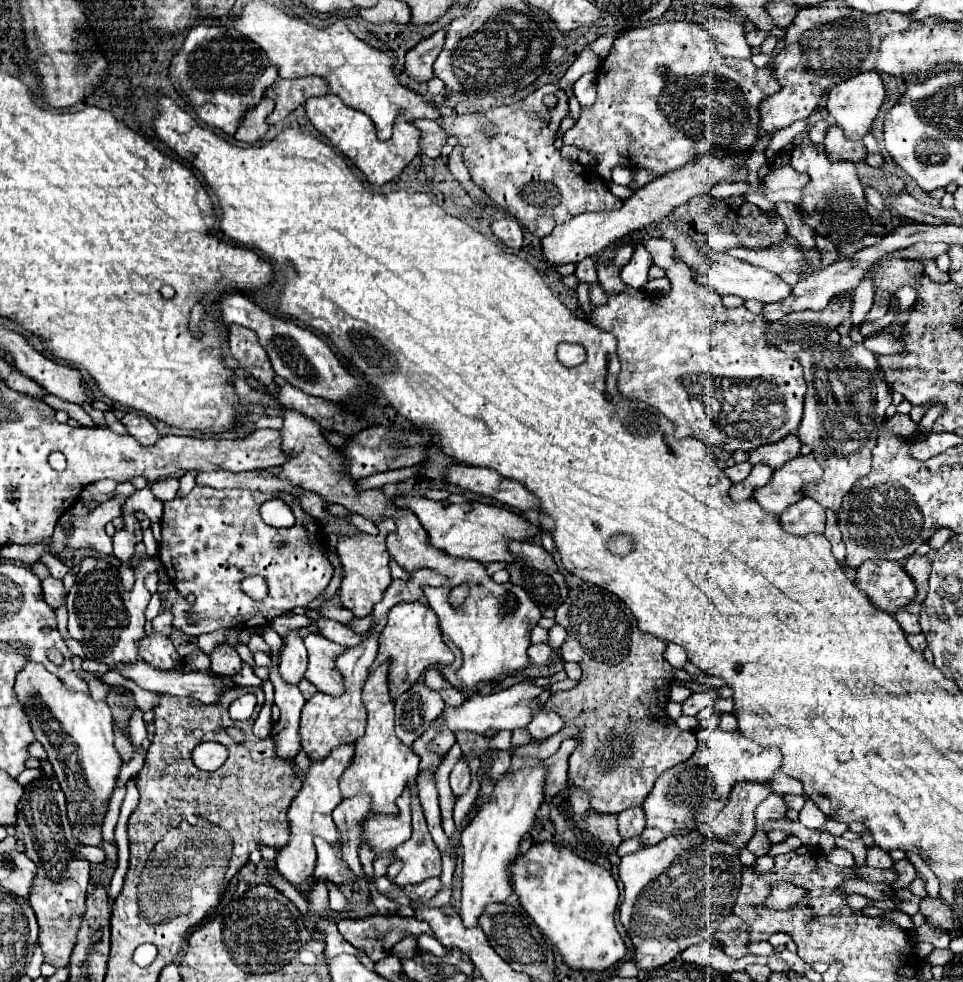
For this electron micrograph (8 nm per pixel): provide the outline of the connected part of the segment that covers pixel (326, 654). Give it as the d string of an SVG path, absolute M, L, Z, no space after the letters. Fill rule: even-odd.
M310 633L306 635L308 649L308 669L306 679L316 685L318 691L326 691L328 695L342 695L344 680L334 671L334 655L342 651L342 645L328 641L322 635Z

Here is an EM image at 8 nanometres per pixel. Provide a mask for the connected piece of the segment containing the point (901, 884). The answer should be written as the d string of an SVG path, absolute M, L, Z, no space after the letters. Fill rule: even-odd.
M900 859L900 861L894 861L894 867L892 867L896 873L898 873L898 879L890 885L894 891L898 889L908 889L910 883L914 881L914 867L908 859Z

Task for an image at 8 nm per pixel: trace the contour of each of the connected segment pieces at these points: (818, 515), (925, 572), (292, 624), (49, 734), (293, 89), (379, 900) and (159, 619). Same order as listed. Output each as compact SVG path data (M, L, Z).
M804 497L802 501L790 505L782 515L782 527L788 533L794 535L806 535L806 533L822 533L824 531L824 509L818 501Z
M910 555L906 559L906 565L904 565L906 571L910 571L910 577L914 579L916 583L916 599L914 603L922 603L928 595L928 577L930 577L930 569L932 569L932 563L926 555Z
M281 615L275 617L269 624L269 626L276 631L282 639L288 634L288 631L292 629L300 629L305 626L309 626L314 622L306 615Z
M26 663L24 665L24 669L16 675L14 693L18 695L18 701L22 703L26 715L30 717L30 725L32 725L32 731L36 735L36 741L40 741L42 747L46 749L48 759L54 767L54 773L60 781L60 787L66 793L68 819L74 825L74 835L78 835L78 841L82 845L100 845L102 843L100 807L112 795L114 781L120 773L120 763L122 763L118 751L114 749L114 731L112 731L110 707L104 701L94 701L90 693L86 695L82 691L68 689L54 673L46 671L46 667L42 667L42 663Z
M308 75L298 79L276 79L276 83L266 91L266 95L272 97L276 103L274 111L266 119L270 125L274 125L282 121L298 105L302 105L308 97L318 97L326 93L328 93L326 79L318 75Z
M370 885L370 891L372 891L372 903L376 905L376 909L380 911L380 915L386 915L388 911L394 911L398 905L394 905L390 899L386 899L384 895L380 895L372 885Z
M164 609L162 613L158 613L152 621L152 627L154 631L162 631L164 635L170 635L170 629L172 629L172 621L174 621L174 615L170 609Z

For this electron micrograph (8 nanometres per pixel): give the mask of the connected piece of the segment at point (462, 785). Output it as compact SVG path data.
M460 759L456 763L456 767L452 769L450 773L450 785L452 785L452 793L456 797L462 797L468 789L470 789L470 783L472 783L472 777L470 777L470 769L466 765L464 759Z

